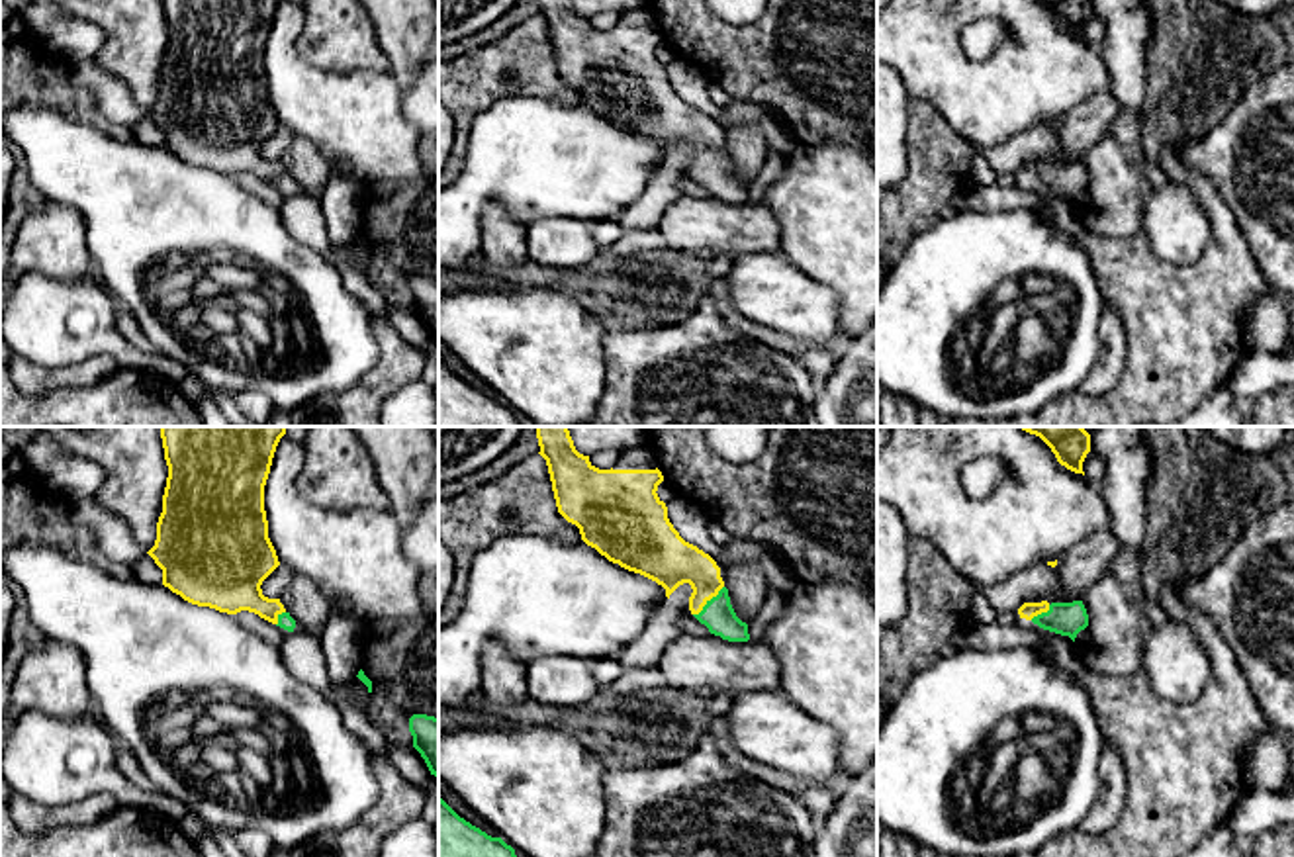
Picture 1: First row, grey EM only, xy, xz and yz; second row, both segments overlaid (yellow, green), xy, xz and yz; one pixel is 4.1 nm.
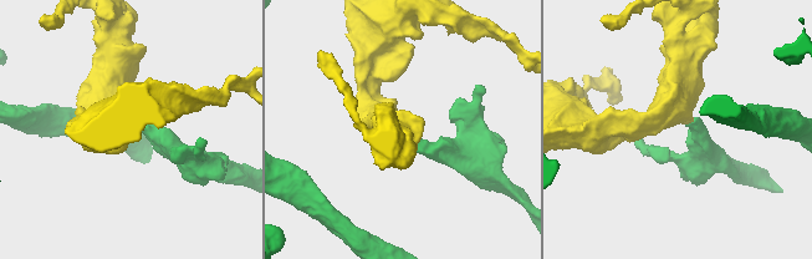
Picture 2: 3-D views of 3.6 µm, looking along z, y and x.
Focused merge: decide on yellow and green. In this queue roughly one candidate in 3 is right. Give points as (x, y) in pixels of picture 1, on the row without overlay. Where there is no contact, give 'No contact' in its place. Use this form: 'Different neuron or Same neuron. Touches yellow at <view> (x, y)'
Same neuron. Touches yellow at xz (709, 161)

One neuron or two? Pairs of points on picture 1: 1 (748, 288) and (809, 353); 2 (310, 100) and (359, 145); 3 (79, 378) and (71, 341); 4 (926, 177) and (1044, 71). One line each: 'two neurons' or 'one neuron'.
1: two neurons
2: one neuron
3: two neurons
4: two neurons

